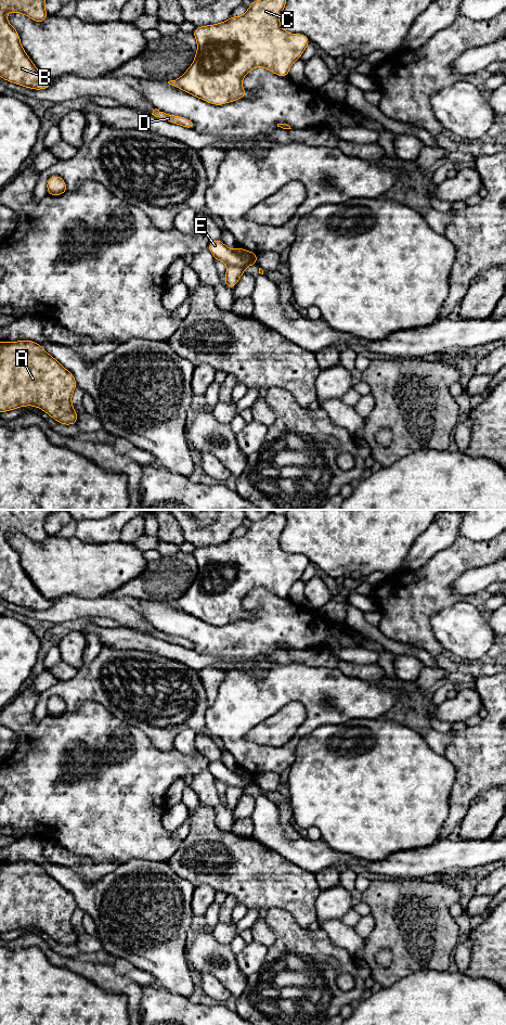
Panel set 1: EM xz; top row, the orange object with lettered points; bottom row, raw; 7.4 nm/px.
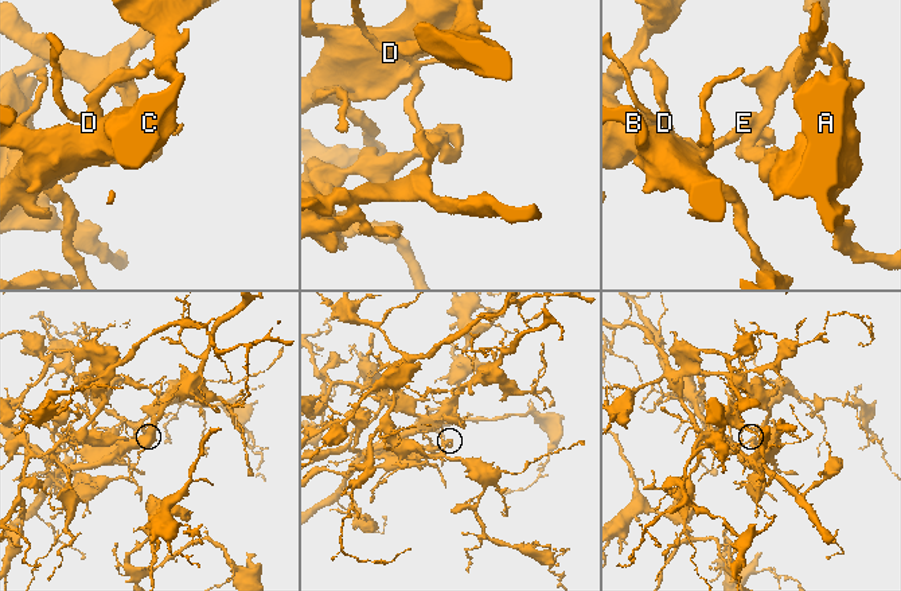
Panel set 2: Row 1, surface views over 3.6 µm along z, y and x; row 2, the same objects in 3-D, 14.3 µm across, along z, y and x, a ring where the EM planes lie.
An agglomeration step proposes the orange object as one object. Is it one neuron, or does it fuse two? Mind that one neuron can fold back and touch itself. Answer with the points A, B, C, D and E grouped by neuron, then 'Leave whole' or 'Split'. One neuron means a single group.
Groups: A / B C D E. Split

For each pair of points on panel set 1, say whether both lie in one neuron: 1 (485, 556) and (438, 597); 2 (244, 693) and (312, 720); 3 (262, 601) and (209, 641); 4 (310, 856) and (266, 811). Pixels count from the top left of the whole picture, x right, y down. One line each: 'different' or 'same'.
1: same
2: same
3: same
4: same

